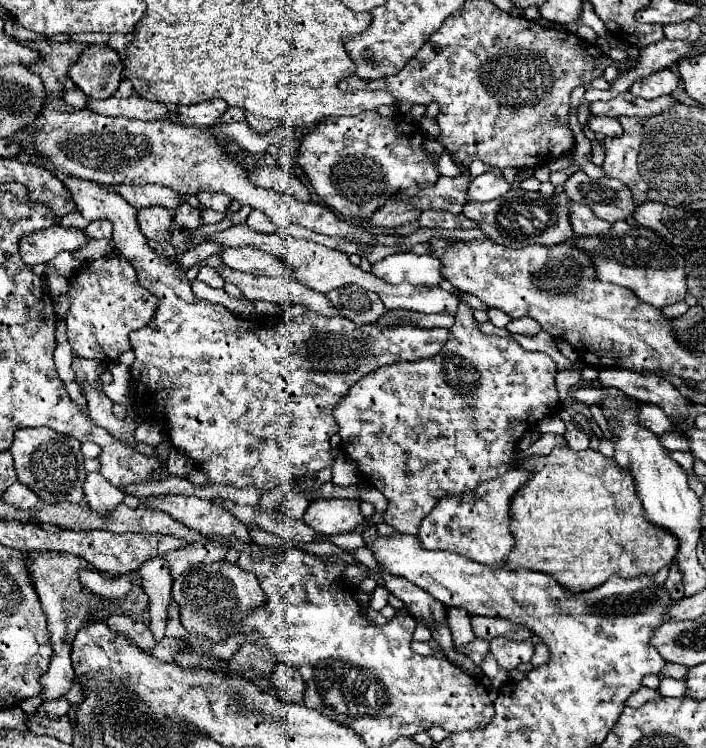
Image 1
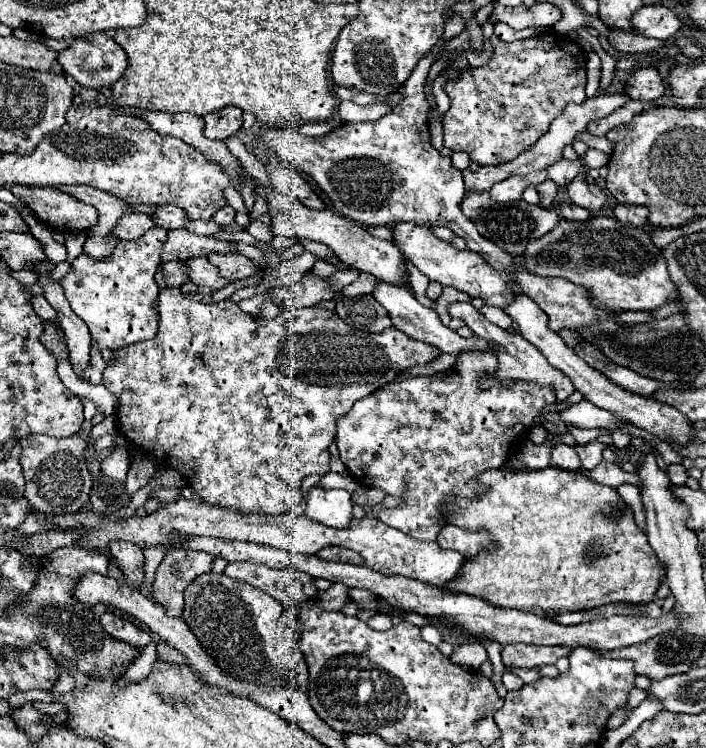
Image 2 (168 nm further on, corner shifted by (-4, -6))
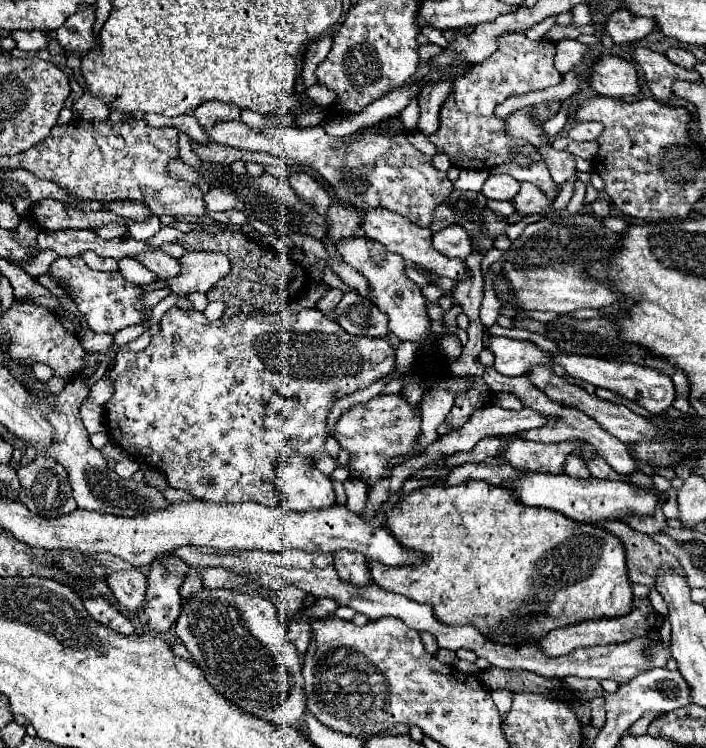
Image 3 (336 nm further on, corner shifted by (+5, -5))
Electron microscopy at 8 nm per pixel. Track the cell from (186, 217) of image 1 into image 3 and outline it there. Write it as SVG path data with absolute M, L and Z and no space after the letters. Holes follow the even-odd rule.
M122 200L122 202L106 202L104 204L104 210L110 210L126 220L132 220L132 222L140 222L140 220L146 220L146 216L150 214L150 210L144 206L144 204L138 204L138 202L130 202L130 200Z

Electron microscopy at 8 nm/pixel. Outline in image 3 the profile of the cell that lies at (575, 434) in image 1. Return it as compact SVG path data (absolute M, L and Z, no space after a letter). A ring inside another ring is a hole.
M596 456L596 458L592 458L592 460L586 460L586 466L588 466L588 470L592 472L594 478L600 478L600 480L626 480L626 482L628 482L628 478L624 478L624 476L618 474L614 468L610 468L610 466L606 464L606 460L600 458L600 456Z

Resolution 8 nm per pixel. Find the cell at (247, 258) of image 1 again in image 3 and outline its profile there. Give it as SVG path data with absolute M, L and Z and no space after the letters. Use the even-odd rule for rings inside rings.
M188 252L178 262L182 262L182 272L166 282L166 288L176 296L208 292L230 272L230 260L222 252Z

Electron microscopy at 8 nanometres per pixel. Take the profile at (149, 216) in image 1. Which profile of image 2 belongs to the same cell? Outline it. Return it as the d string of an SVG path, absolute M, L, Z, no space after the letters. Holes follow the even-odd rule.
M135 213L121 217L117 227L115 227L115 237L117 239L139 239L147 229L155 227L155 219L145 213Z

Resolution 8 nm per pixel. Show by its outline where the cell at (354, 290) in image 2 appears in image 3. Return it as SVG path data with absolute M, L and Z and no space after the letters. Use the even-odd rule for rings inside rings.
M330 288L320 300L318 300L318 304L316 304L316 308L320 310L320 312L324 312L324 314L328 314L328 312L332 312L336 306L338 306L338 302L342 300L342 296L344 296L344 292L342 290L336 290L336 288Z

